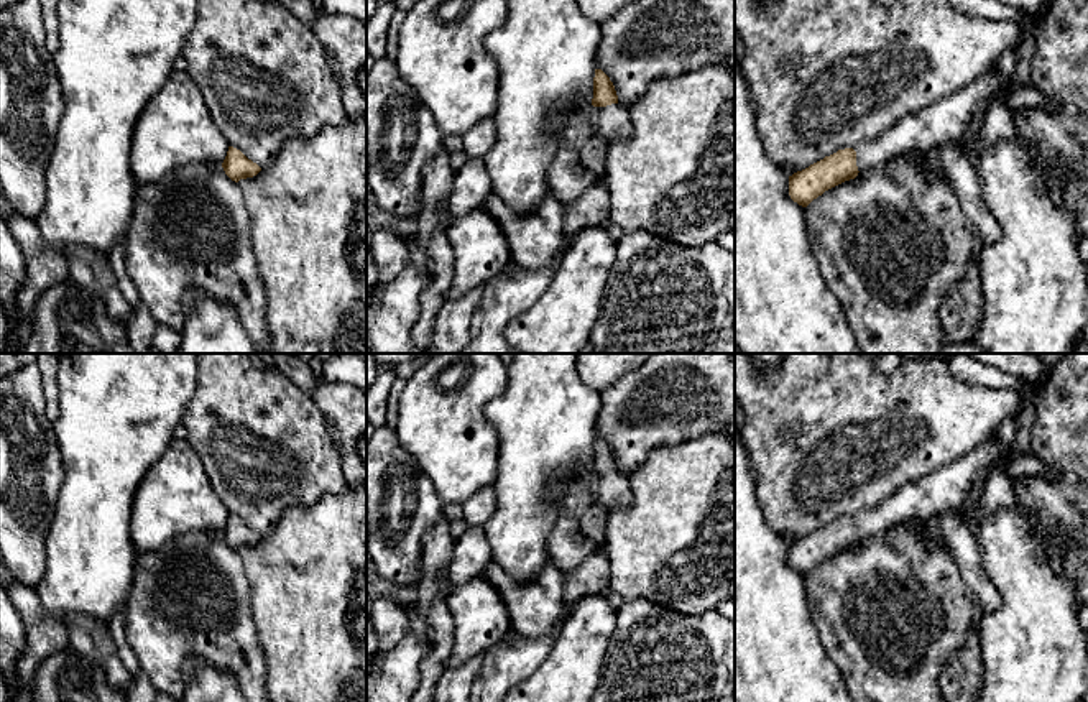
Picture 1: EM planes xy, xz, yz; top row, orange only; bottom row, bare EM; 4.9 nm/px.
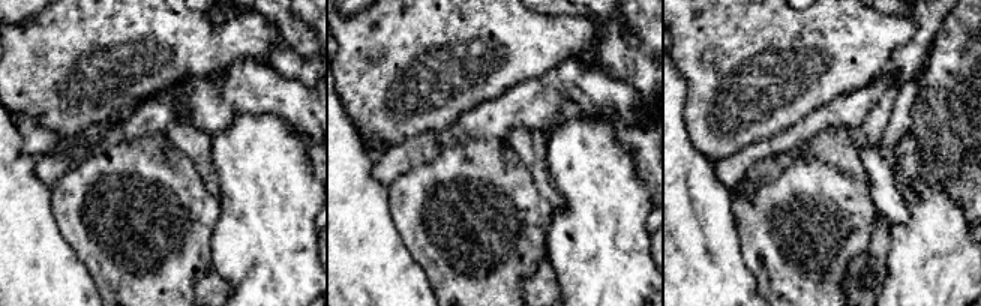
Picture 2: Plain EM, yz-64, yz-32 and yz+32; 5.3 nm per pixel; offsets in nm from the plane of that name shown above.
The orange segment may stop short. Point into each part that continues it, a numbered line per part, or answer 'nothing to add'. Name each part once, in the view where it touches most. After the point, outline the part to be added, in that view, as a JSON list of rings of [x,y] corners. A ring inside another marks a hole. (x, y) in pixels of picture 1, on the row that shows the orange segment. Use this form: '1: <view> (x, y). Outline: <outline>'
1: xz (613, 122). Outline: [[[620,102],[606,107],[593,107],[592,118],[598,136],[608,146],[615,140],[626,140],[631,133],[631,118],[628,109]]]

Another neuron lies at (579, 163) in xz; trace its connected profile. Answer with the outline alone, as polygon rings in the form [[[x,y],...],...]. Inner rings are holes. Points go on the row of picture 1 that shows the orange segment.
[[[592,105],[569,107],[557,130],[557,151],[549,168],[549,189],[562,204],[574,202],[588,187],[603,184],[608,146],[597,133]]]

